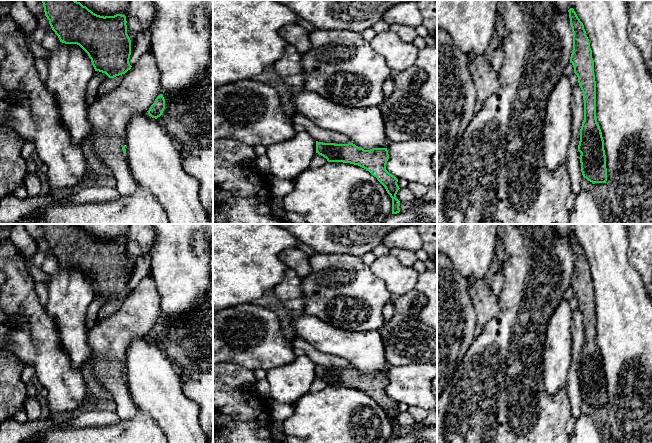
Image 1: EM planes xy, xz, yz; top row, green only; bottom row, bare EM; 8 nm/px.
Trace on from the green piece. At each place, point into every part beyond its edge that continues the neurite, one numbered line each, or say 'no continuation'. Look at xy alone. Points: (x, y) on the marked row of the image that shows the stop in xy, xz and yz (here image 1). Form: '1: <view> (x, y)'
no continuation

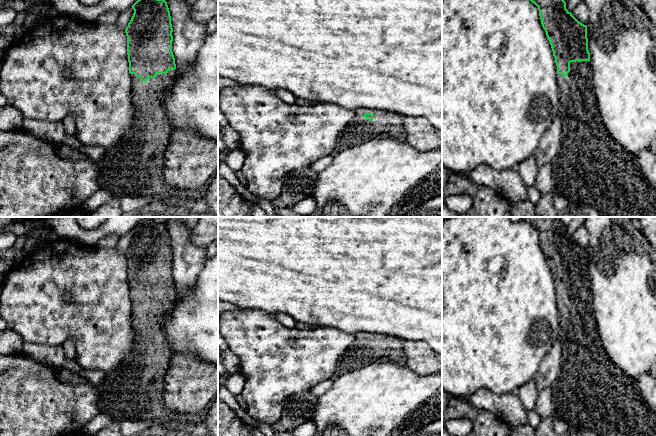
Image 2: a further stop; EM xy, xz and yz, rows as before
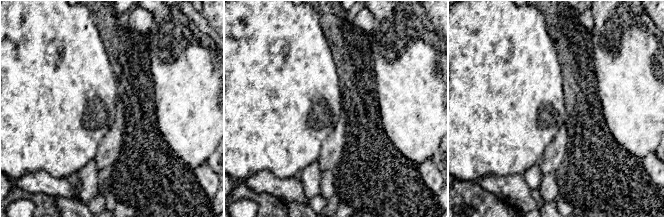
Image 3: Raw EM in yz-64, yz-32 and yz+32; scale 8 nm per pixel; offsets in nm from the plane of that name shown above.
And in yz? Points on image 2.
1: yz (591, 167)

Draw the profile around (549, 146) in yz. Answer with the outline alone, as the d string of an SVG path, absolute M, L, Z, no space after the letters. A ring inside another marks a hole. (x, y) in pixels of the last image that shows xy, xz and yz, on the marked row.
M559 113L550 128L542 135L538 148L533 153L536 164L541 167L551 164L560 150L560 140L562 136L562 117Z

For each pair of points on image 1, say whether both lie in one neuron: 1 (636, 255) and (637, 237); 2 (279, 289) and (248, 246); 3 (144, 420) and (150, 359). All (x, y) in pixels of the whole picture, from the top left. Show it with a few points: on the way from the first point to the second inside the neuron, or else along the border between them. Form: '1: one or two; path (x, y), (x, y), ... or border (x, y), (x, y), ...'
1: one; path (637, 251), (637, 241)
2: two; border (288, 268), (283, 278), (271, 289)
3: two; border (138, 408), (145, 411), (161, 429)

